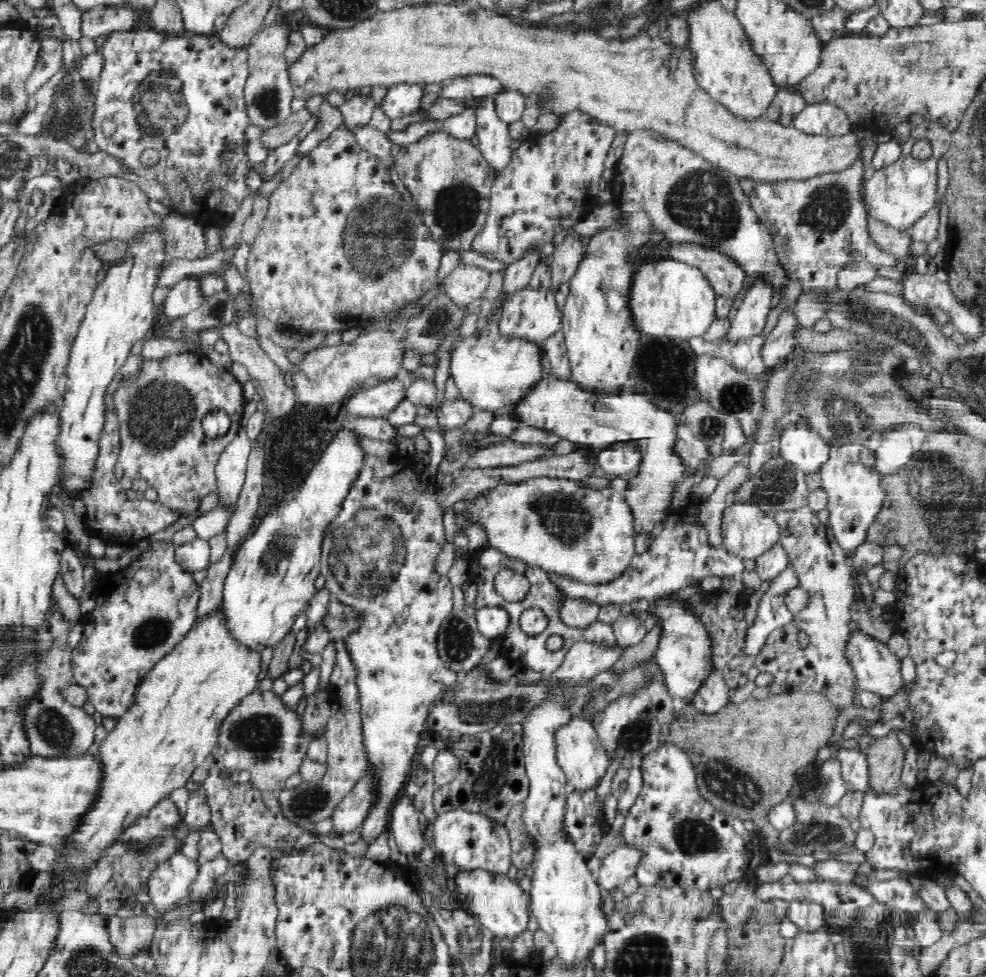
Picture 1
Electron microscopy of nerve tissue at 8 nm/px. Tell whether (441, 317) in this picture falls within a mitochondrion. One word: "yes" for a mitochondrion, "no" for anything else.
yes

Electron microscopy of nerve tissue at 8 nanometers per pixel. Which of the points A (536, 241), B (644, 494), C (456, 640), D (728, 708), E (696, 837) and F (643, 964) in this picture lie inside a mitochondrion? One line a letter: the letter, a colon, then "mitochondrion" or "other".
A: other
B: mitochondrion
C: mitochondrion
D: other
E: mitochondrion
F: mitochondrion

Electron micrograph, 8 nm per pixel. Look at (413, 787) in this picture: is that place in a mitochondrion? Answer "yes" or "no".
no

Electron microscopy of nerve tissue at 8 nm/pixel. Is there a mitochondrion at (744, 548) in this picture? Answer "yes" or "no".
no

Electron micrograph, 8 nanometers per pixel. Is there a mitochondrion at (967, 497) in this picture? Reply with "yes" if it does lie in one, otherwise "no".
yes

